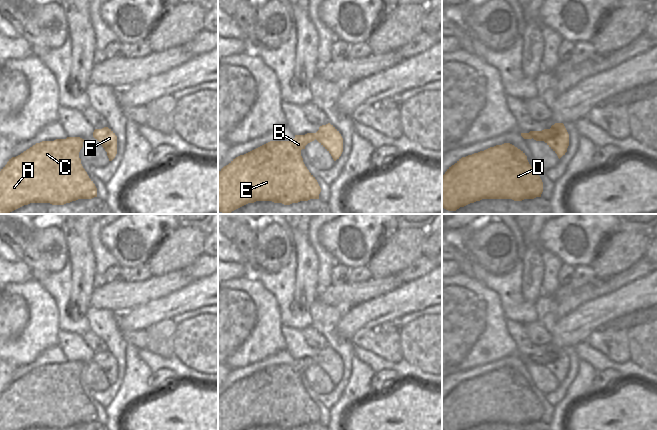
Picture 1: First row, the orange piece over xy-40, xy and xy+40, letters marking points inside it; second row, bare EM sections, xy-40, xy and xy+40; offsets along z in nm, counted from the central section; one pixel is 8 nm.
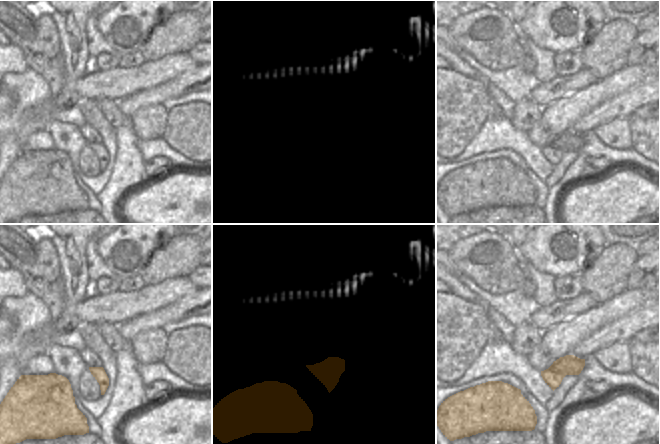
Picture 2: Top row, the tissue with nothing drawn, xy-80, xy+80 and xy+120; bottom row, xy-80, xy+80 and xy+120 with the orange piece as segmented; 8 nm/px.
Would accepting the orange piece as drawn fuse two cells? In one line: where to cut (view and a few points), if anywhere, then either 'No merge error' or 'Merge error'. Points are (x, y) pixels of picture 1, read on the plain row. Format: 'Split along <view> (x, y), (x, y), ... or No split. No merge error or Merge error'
No split. No merge error.

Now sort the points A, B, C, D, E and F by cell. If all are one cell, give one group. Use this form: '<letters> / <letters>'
A B C D E F

